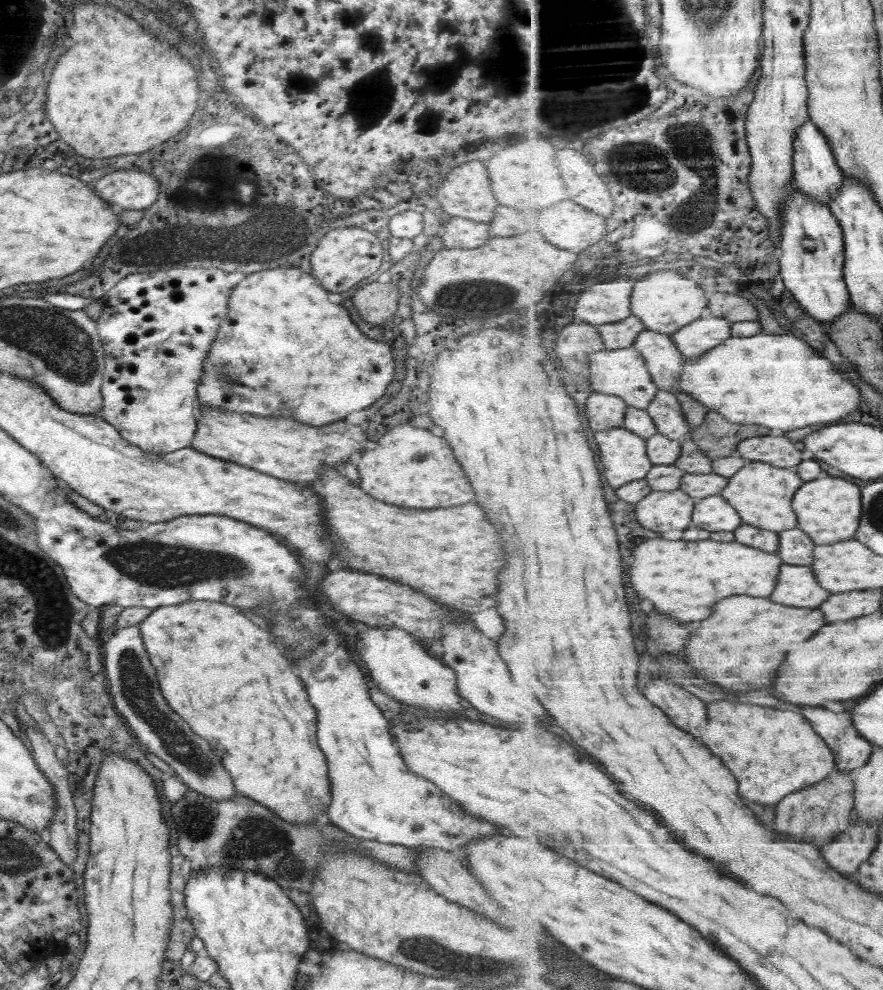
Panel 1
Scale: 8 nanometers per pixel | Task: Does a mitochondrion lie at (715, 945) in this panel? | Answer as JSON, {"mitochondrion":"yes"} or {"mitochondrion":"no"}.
{"mitochondrion":"no"}

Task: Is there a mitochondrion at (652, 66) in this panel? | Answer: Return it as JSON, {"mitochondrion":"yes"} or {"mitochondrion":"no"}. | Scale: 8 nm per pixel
{"mitochondrion":"no"}

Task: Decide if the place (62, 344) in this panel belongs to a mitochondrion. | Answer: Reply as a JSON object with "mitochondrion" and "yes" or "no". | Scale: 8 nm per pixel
{"mitochondrion":"yes"}

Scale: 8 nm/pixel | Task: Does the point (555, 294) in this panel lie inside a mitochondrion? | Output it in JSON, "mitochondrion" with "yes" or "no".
{"mitochondrion":"no"}

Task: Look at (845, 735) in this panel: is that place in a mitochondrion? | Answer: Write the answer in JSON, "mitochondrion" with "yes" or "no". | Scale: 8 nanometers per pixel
{"mitochondrion":"no"}

